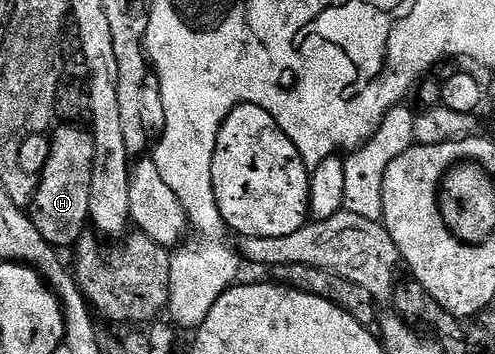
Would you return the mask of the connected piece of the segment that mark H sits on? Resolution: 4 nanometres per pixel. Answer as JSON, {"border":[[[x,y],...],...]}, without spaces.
{"border":[[[59,125],[54,128],[55,135],[50,136],[51,152],[45,161],[44,169],[37,176],[35,197],[29,204],[29,214],[33,225],[45,237],[45,241],[56,249],[74,248],[79,238],[89,227],[89,197],[90,177],[93,176],[94,137],[90,130],[83,125]]]}

